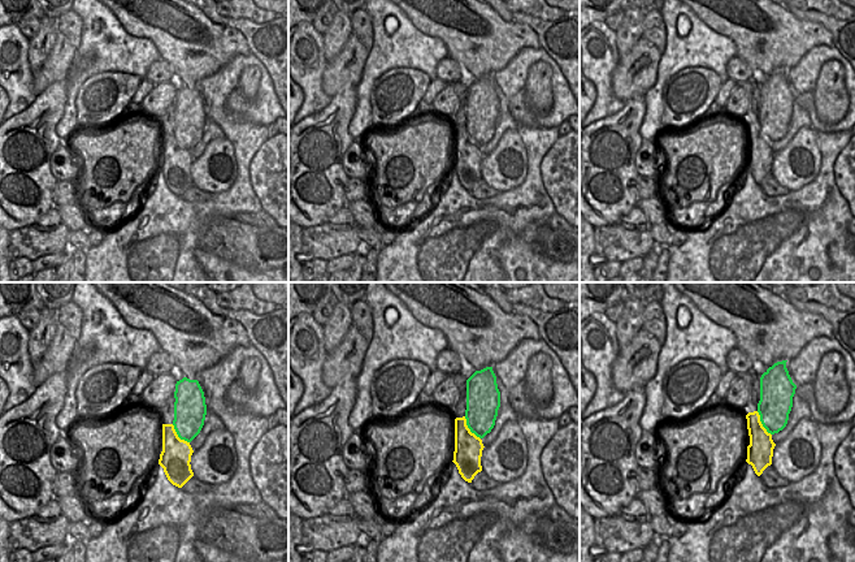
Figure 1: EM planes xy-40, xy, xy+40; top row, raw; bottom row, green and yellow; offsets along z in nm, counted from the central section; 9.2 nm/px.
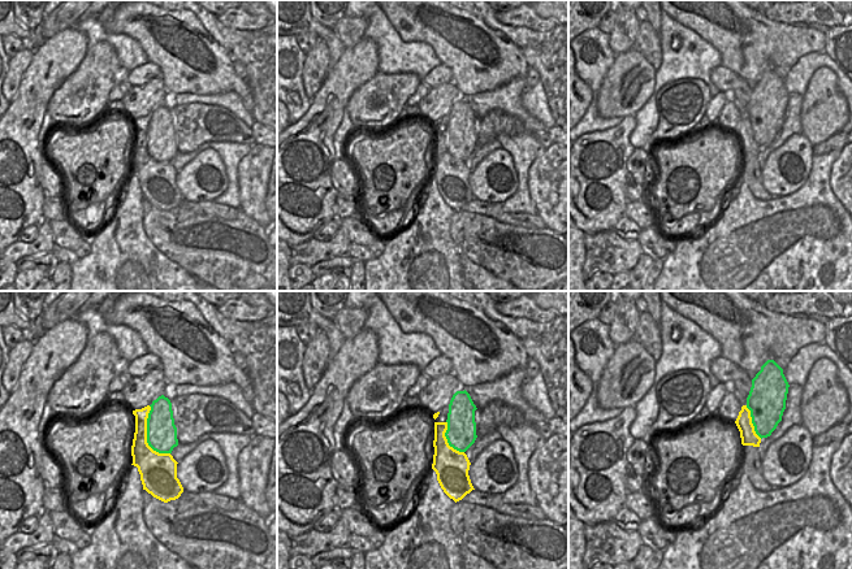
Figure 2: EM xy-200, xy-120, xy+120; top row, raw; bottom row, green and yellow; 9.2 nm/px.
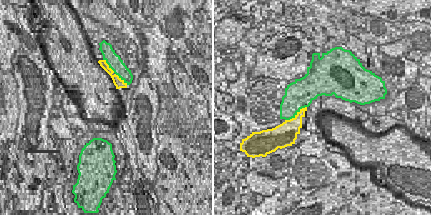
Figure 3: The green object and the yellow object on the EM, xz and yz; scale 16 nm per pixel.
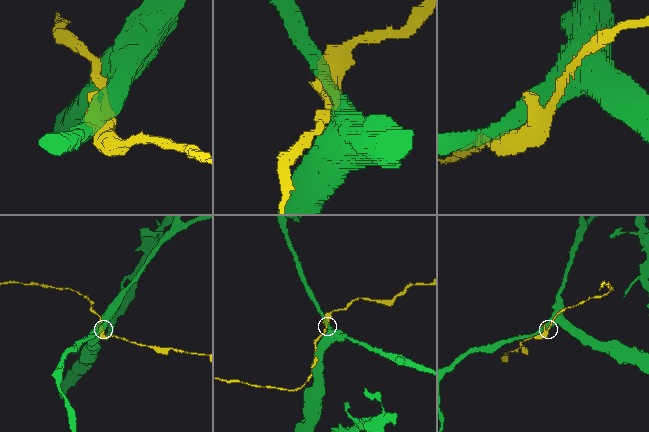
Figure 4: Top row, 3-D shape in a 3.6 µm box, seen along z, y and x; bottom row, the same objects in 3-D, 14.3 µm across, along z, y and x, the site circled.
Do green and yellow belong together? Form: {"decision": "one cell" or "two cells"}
{"decision": "two cells"}

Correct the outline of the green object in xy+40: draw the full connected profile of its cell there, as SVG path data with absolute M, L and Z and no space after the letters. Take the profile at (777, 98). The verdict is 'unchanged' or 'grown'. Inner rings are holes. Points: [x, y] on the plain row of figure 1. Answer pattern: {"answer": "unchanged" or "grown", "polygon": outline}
{"answer": "unchanged", "polygon": "M777 70L760 86L758 121L768 142L782 139L789 129L797 94L793 91L786 70Z"}

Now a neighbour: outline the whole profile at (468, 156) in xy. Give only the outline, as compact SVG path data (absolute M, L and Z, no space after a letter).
M465 125L455 127L455 160L453 172L461 186L472 191L474 185L482 180L481 165L483 152L479 146L470 140Z

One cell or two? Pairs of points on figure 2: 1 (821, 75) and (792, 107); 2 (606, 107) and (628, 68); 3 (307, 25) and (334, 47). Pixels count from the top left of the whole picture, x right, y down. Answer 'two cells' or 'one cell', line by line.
1: two cells
2: one cell
3: one cell

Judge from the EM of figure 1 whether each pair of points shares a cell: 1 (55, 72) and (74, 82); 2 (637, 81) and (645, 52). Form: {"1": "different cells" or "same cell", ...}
{"1": "different cells", "2": "same cell"}

